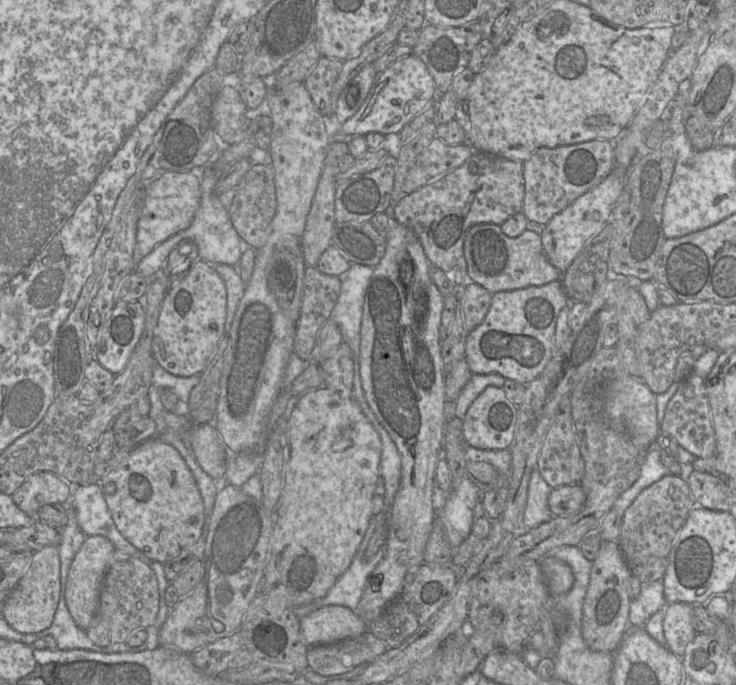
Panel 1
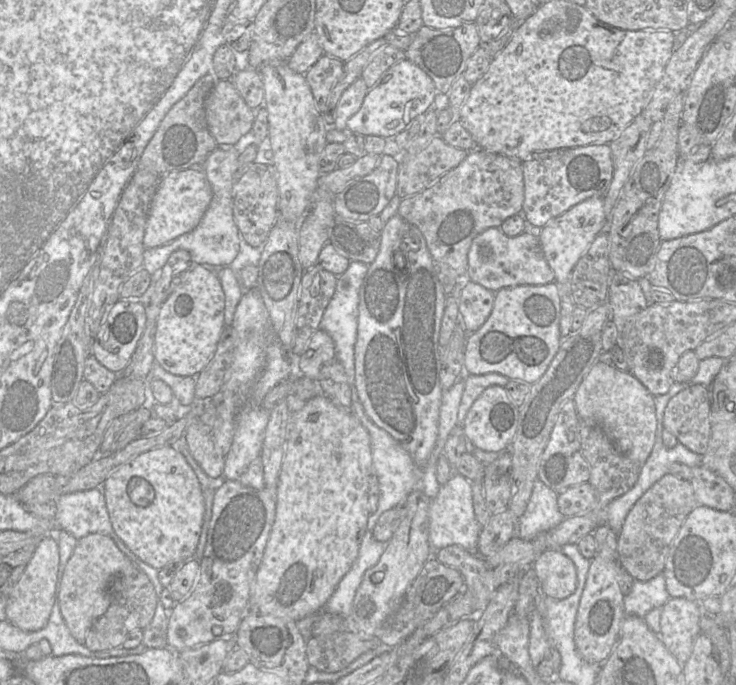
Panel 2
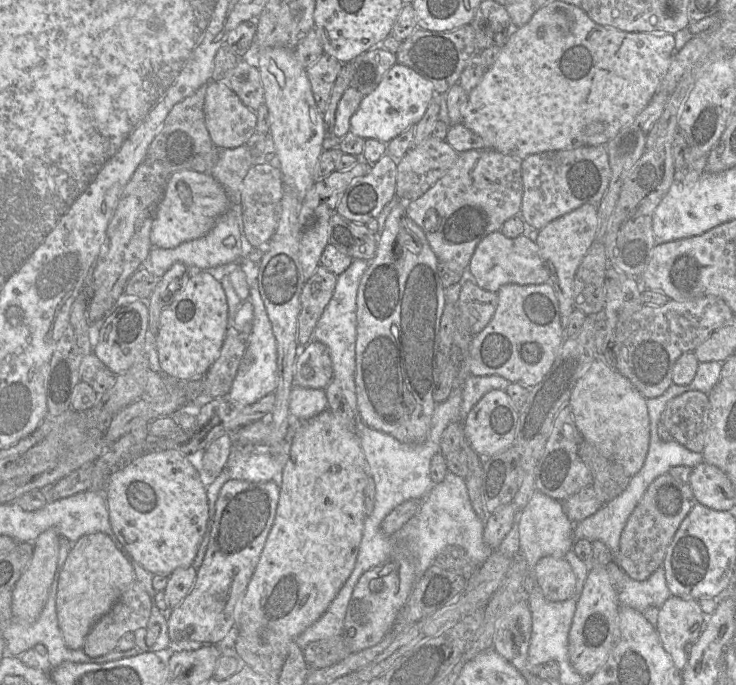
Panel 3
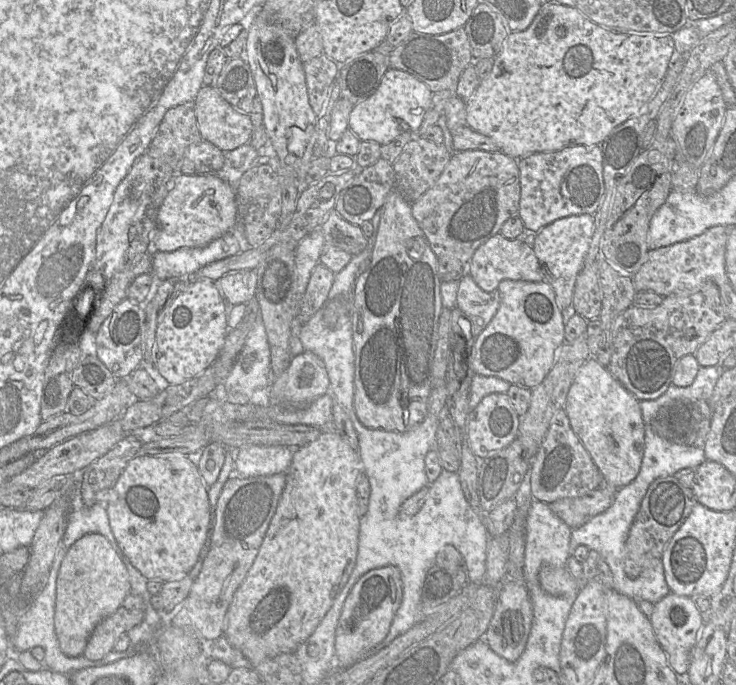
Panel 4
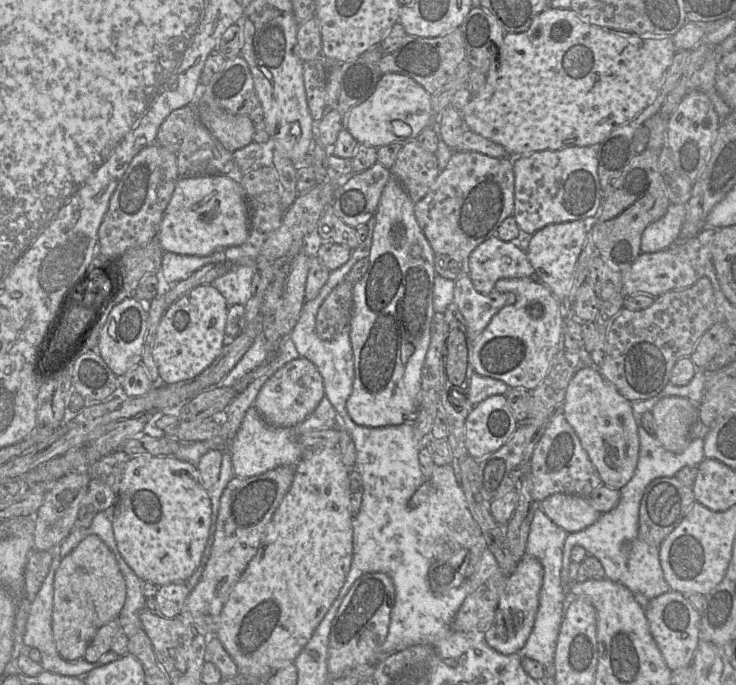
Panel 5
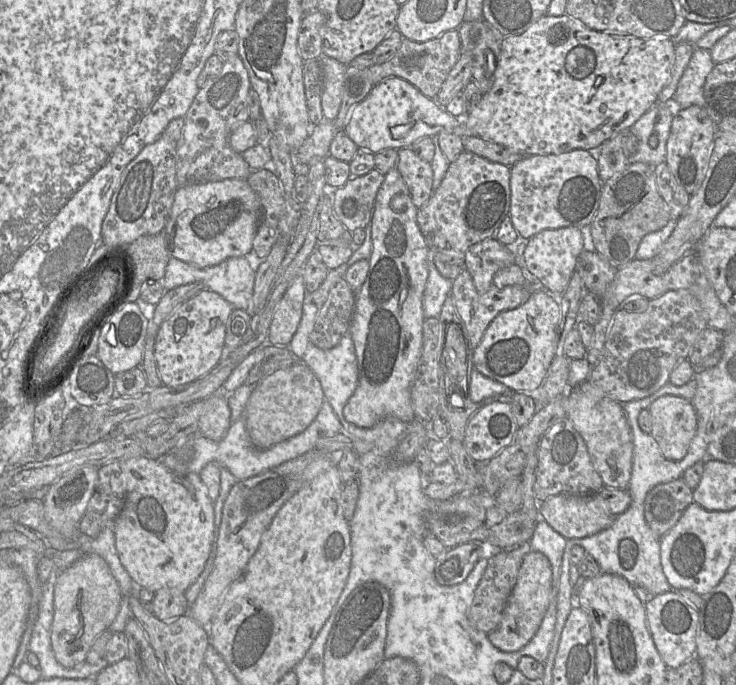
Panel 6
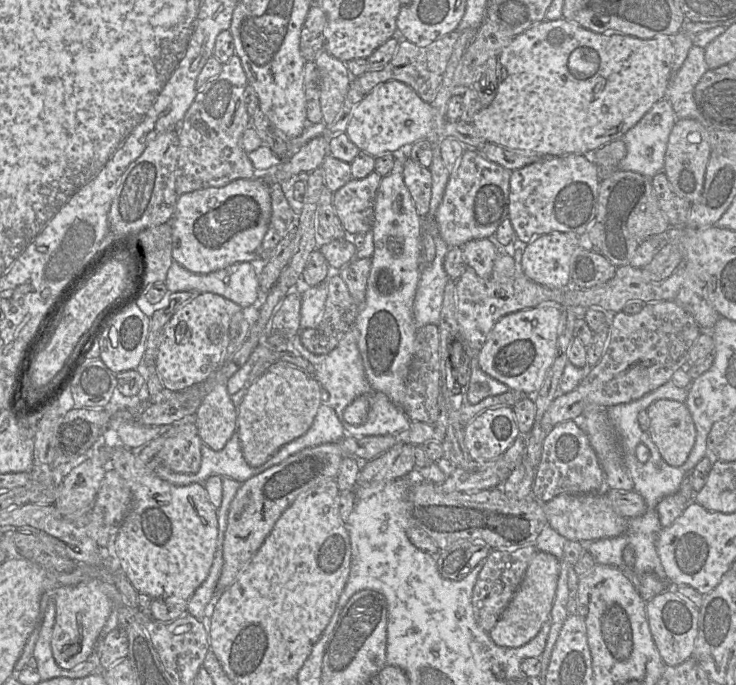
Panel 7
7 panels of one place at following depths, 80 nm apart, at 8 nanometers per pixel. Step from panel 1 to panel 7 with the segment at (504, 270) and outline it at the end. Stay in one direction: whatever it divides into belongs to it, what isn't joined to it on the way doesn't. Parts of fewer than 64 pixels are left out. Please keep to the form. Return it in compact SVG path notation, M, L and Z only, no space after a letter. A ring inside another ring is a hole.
M488 238L476 239L464 244L462 249L469 268L483 279L490 278L499 253L494 243Z

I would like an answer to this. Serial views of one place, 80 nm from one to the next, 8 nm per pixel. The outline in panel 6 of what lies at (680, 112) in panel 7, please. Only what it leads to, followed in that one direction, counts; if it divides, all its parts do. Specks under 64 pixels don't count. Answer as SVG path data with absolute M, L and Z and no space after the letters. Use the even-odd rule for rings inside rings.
M695 47L673 96L672 106L675 109L692 105L705 107L704 83L714 66L710 51Z

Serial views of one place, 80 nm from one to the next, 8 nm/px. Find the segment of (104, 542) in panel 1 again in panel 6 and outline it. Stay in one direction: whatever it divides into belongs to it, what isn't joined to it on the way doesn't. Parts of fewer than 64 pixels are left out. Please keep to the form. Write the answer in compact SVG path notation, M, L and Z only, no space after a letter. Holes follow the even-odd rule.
M88 554L63 571L54 588L54 618L51 644L57 661L66 668L86 662L97 637L108 630L120 610L122 593L106 561Z

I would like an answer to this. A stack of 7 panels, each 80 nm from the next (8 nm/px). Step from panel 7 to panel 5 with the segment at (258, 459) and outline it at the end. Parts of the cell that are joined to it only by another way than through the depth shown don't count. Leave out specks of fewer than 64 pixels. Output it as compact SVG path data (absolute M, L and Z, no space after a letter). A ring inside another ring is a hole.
M299 357L276 371L261 387L254 406L264 420L275 427L293 427L303 422L325 396L323 379L317 367Z

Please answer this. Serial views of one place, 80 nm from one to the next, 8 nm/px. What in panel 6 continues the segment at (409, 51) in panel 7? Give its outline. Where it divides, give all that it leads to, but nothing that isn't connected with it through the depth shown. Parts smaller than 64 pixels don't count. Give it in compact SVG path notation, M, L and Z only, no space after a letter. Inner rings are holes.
M458 30L444 32L439 37L425 42L416 42L403 37L399 50L392 58L369 68L370 78L375 86L386 78L400 77L414 85L425 96L435 99L451 69L458 61L461 52Z

